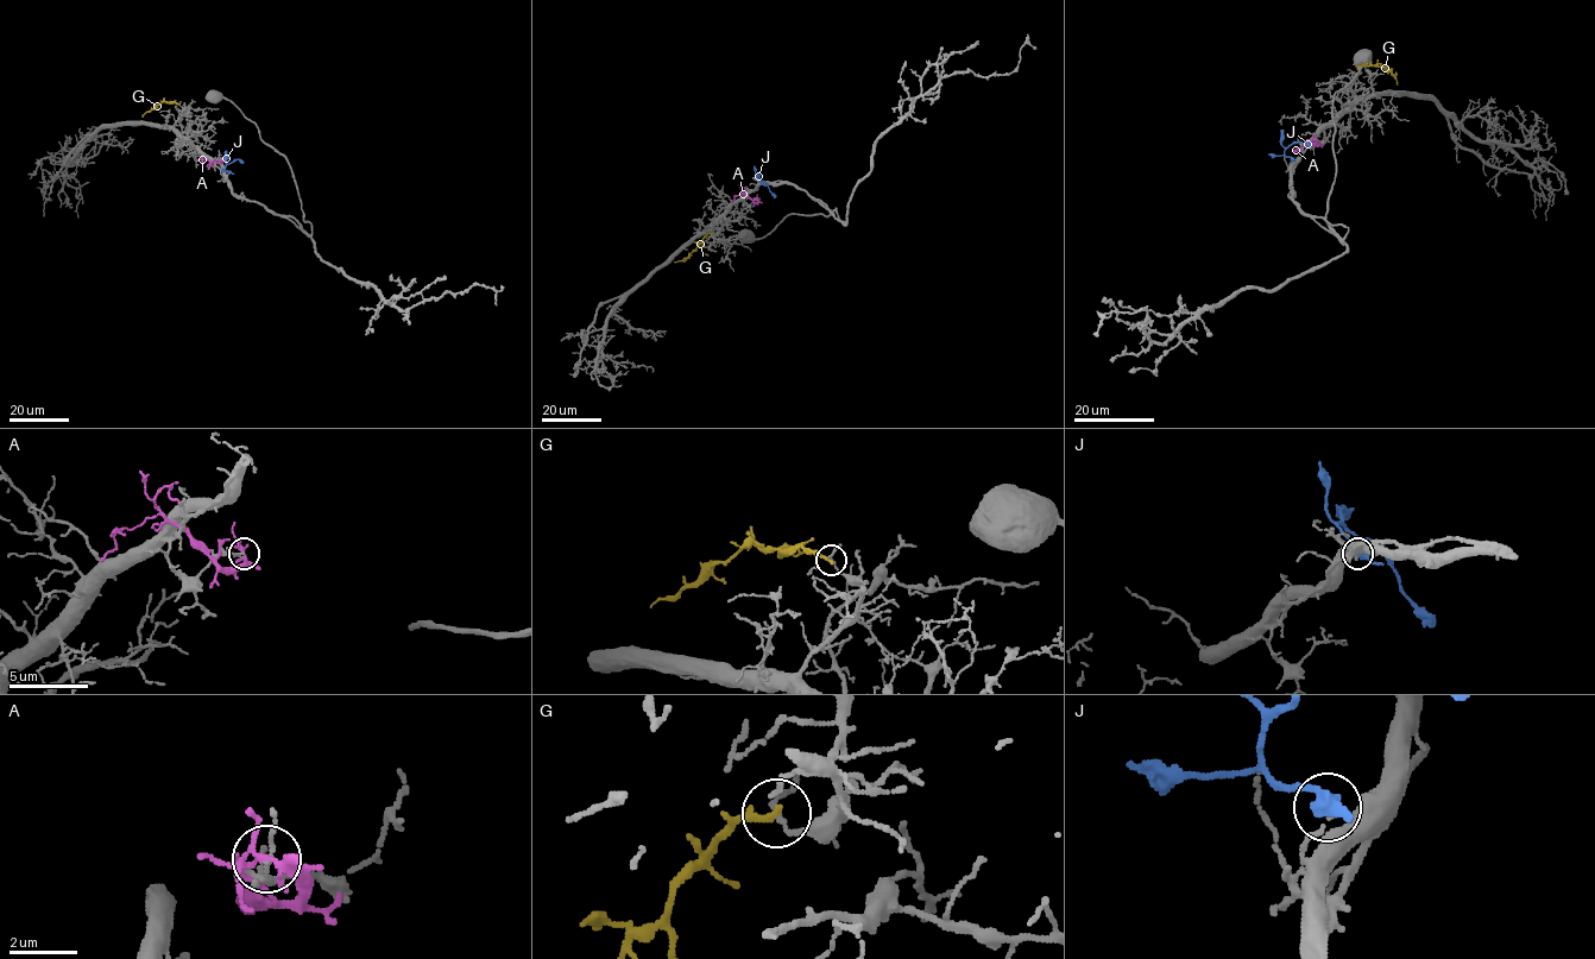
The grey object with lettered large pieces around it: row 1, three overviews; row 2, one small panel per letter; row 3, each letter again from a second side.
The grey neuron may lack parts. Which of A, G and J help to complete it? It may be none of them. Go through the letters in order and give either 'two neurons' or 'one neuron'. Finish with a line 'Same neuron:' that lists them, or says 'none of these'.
A: two neurons
G: two neurons
J: two neurons
Same neuron: none of these

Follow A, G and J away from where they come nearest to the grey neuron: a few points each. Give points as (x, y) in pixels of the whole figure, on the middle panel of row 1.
A: (758, 200), (752, 201), (742, 193), (731, 201)
G: (712, 232), (687, 257), (675, 263)
J: (761, 183), (775, 197)

